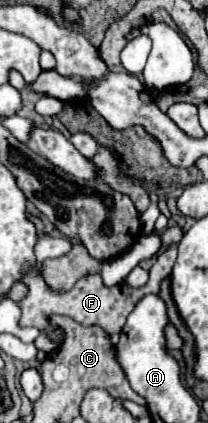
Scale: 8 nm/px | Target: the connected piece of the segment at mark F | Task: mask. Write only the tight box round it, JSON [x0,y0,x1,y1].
[20,246,176,354]

